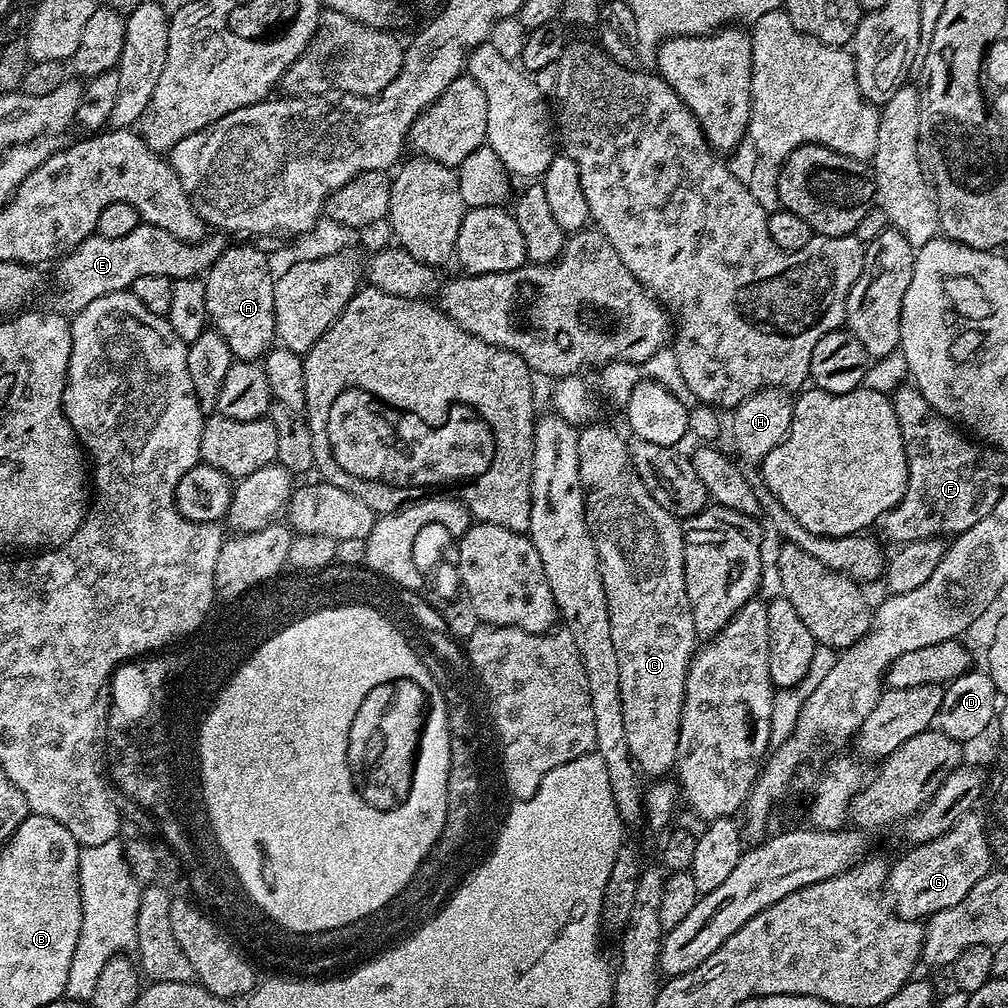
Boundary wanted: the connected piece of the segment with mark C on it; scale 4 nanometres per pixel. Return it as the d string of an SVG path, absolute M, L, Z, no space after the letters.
M598 423L579 429L580 484L585 491L586 522L600 559L610 610L610 635L614 637L614 650L618 650L618 670L622 670L622 722L626 722L626 742L636 767L645 777L664 778L676 767L686 674L698 647L692 603L686 594L684 529L681 521L663 509L643 485L631 464L625 438Z

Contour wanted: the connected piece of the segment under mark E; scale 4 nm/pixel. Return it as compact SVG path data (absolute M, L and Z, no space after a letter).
M143 222L122 238L106 238L99 234L87 236L55 265L56 280L61 284L59 307L68 314L78 313L90 306L94 298L131 289L132 283L146 274L162 274L173 282L203 277L223 254L226 247L223 239L223 235L208 234L203 240L191 244L174 238L174 234L158 226Z

